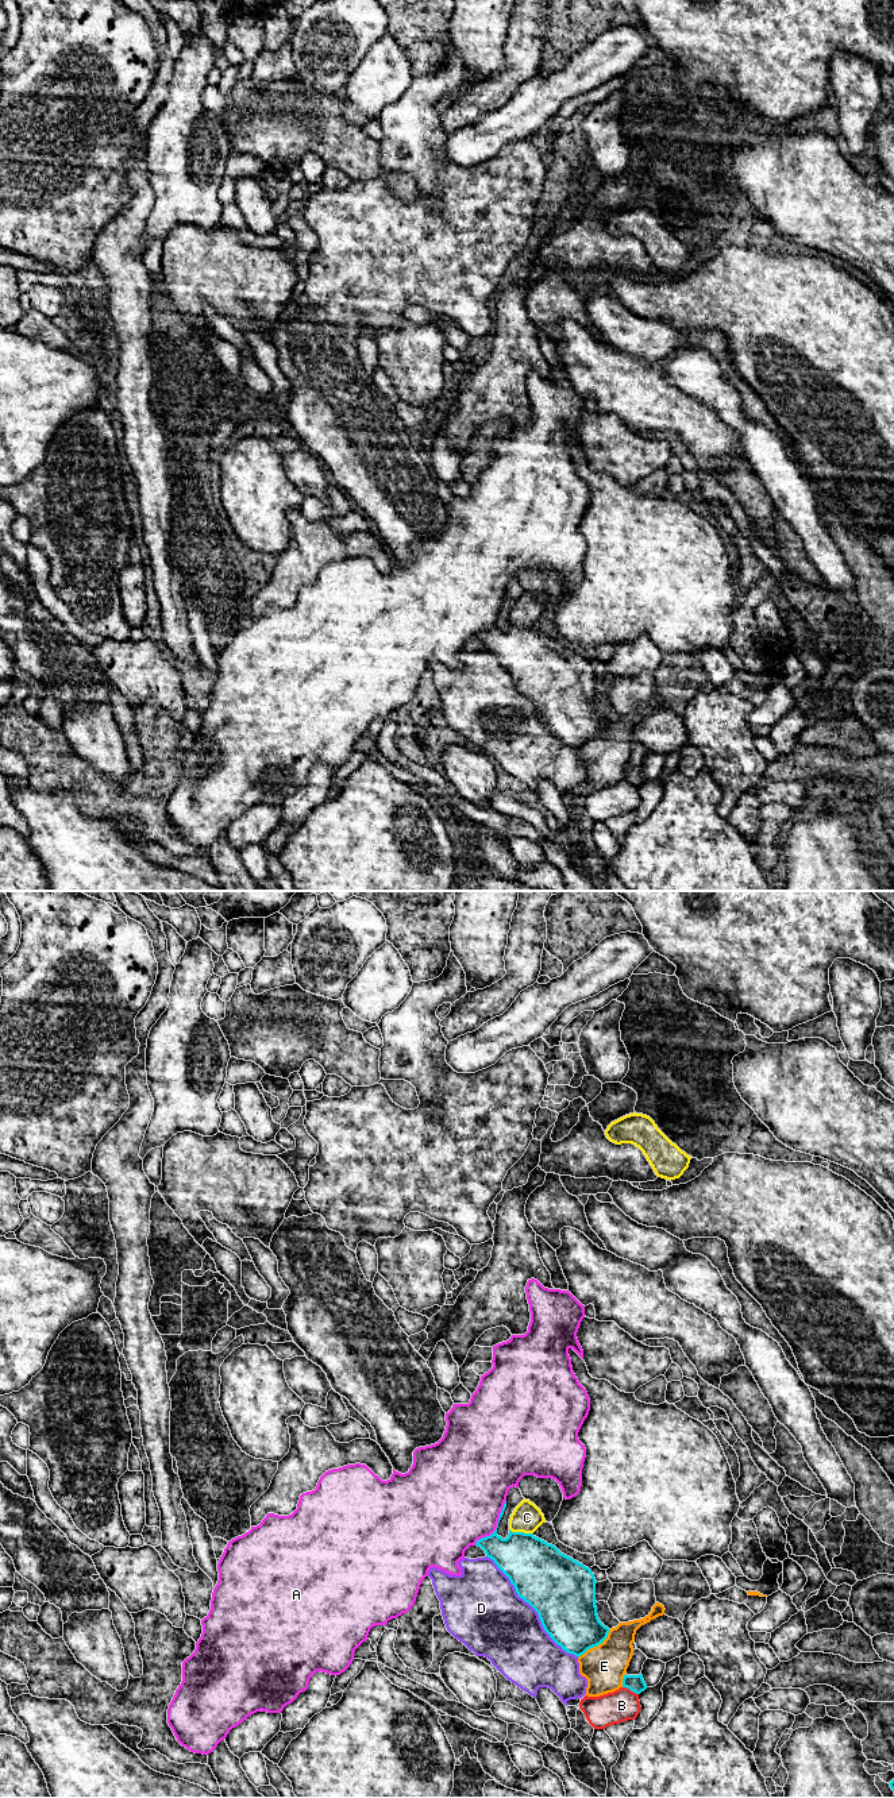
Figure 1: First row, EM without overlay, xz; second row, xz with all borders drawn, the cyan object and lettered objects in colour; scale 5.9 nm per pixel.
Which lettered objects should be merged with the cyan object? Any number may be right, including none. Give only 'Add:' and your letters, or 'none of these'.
Add: none of these

